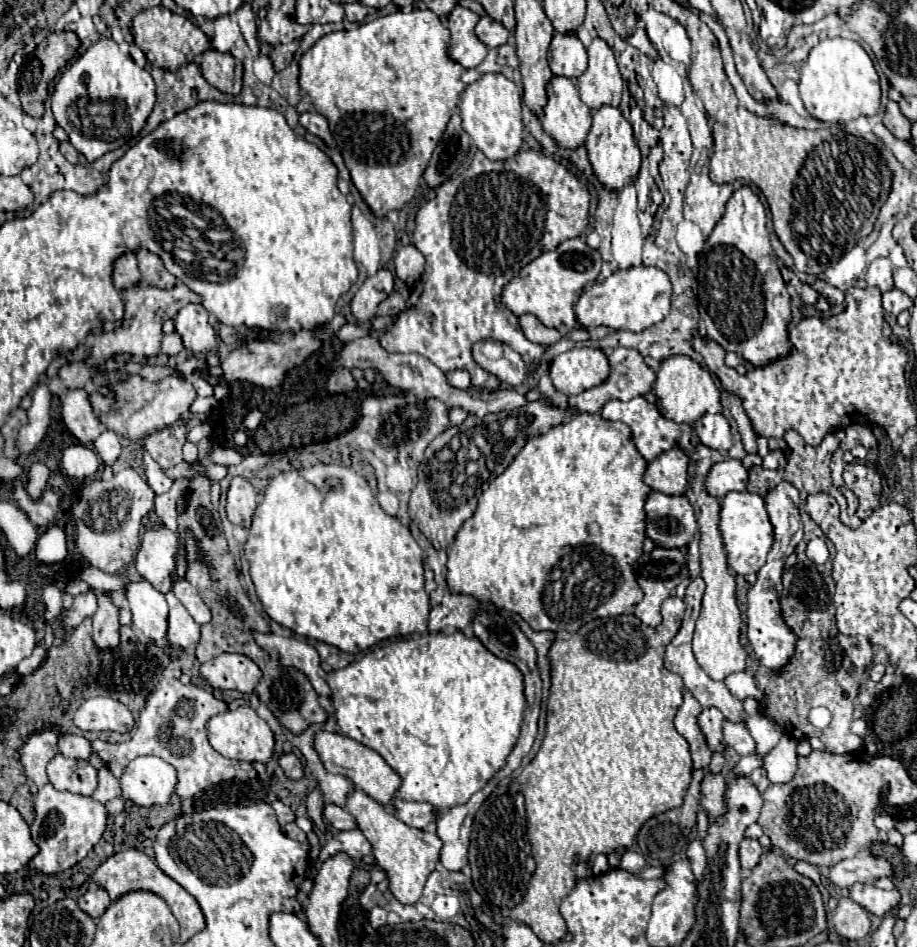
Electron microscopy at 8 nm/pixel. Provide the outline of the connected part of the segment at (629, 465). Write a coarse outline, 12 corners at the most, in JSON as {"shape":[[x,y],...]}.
{"shape":[[600,414],[530,438],[448,590],[576,632],[644,596],[646,460]]}

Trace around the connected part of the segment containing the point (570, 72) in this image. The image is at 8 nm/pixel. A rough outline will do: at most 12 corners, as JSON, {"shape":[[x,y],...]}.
{"shape":[[554,34],[548,64],[554,76],[580,76],[588,66],[576,34]]}

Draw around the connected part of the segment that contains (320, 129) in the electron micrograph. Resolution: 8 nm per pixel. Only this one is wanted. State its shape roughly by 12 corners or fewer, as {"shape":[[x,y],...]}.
{"shape":[[318,112],[300,114],[300,124],[332,146],[328,122]]}

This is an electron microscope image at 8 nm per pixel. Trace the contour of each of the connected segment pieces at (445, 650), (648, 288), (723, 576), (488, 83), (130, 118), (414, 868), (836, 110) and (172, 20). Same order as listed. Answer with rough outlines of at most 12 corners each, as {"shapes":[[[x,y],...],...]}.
{"shapes":[[[462,632],[328,674],[338,728],[406,802],[504,768],[522,672]],[[660,268],[618,270],[582,290],[584,328],[640,332],[668,316]],[[690,452],[686,496],[700,526],[706,592],[694,656],[712,680],[744,670],[736,580],[704,476],[724,454]],[[502,74],[460,98],[462,128],[490,160],[522,146],[522,98]],[[114,40],[60,76],[52,112],[94,162],[138,136],[152,76]],[[362,790],[348,812],[390,894],[416,904],[436,870],[438,834],[406,826]],[[816,44],[800,98],[822,122],[874,116],[880,84],[866,50]],[[164,6],[138,12],[134,44],[170,72],[210,48],[188,18]]]}

